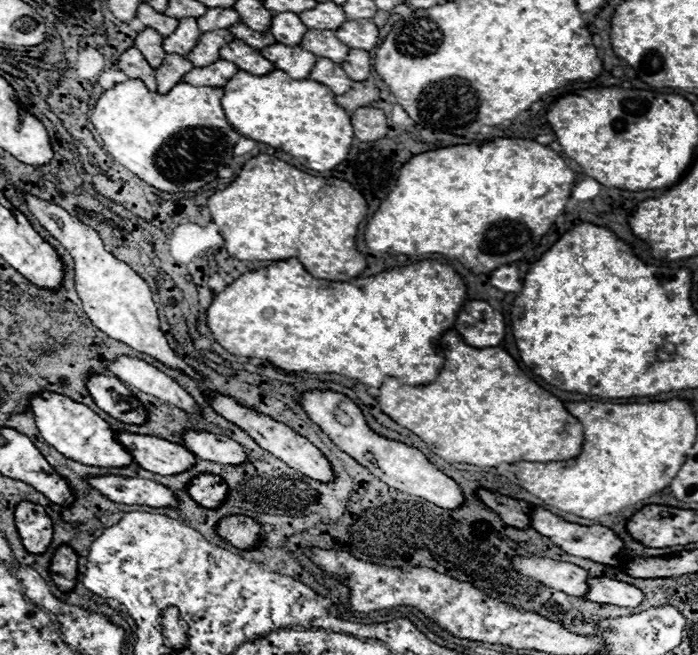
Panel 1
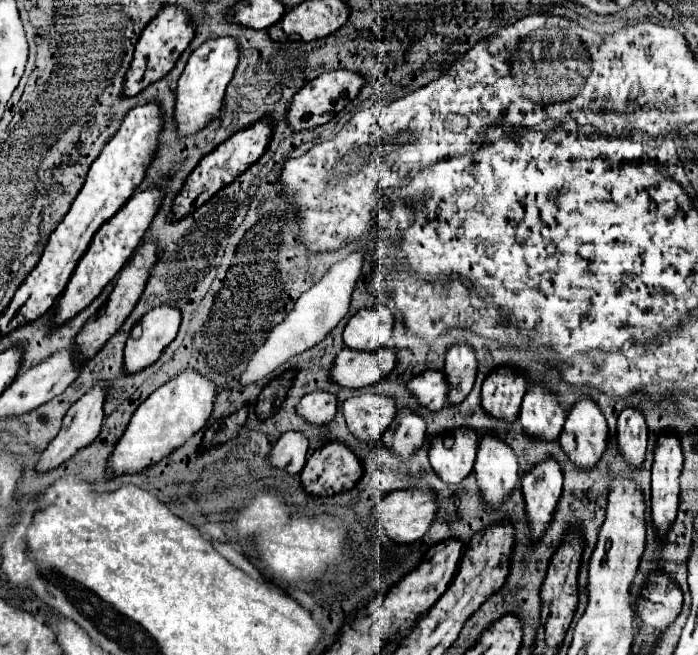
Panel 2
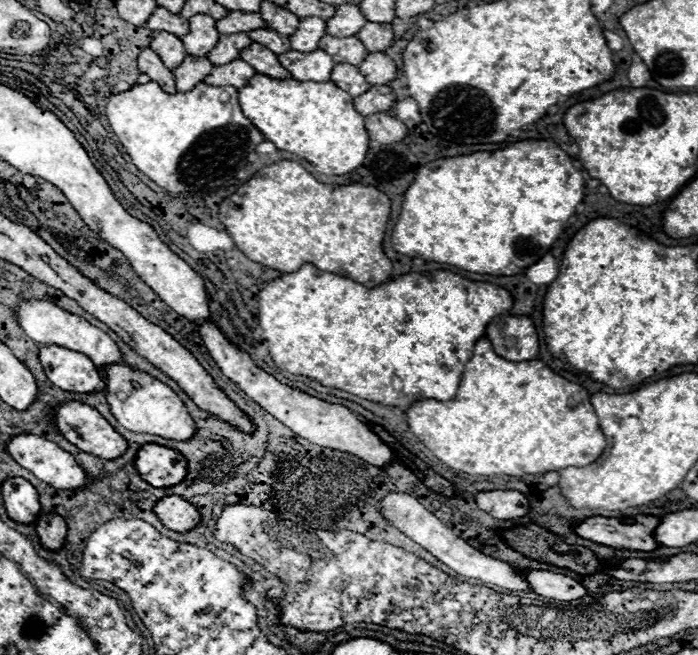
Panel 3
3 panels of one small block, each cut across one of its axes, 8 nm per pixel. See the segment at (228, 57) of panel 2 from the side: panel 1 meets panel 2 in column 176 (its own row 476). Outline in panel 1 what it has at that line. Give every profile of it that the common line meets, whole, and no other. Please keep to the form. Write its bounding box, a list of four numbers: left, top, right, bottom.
[88,474,176,508]

